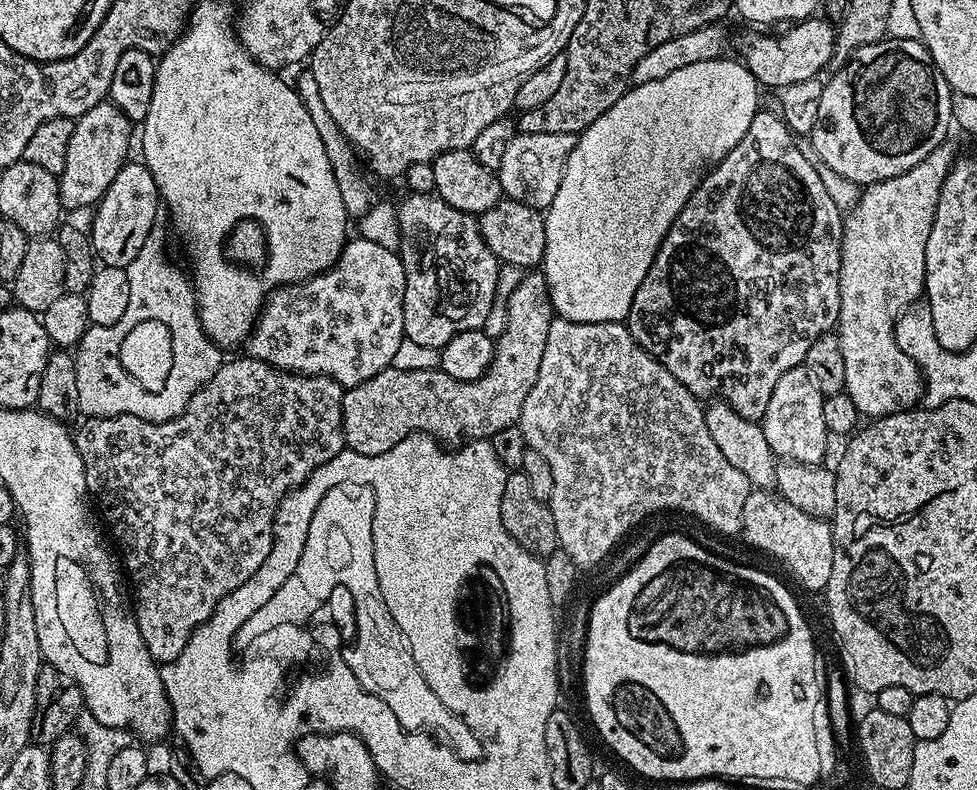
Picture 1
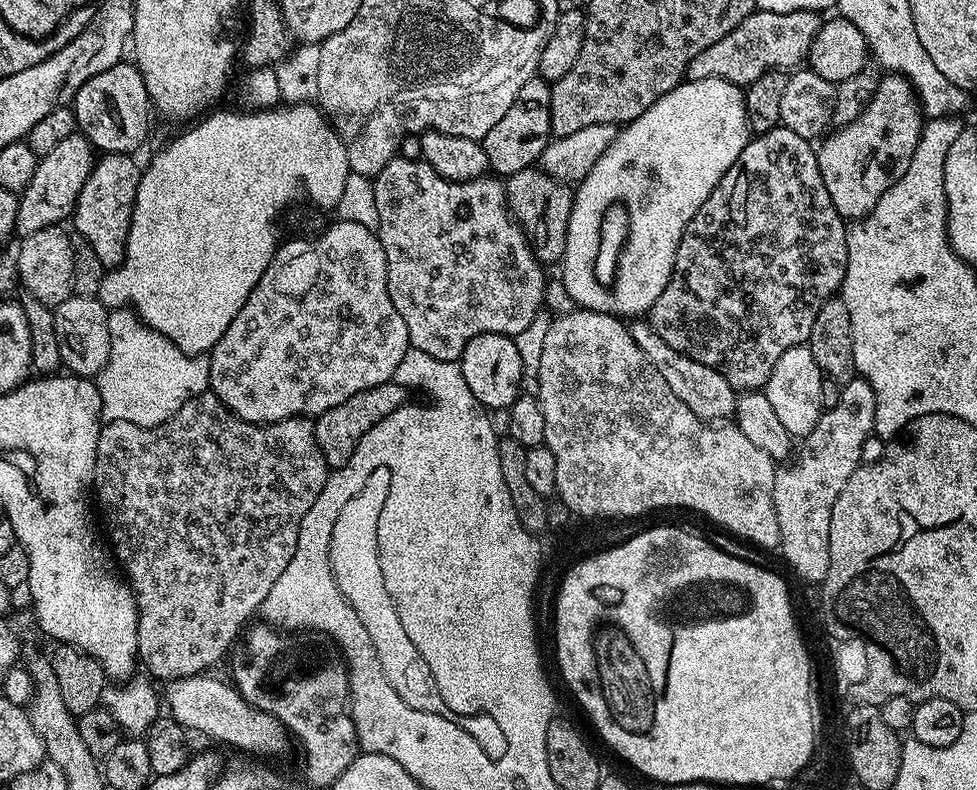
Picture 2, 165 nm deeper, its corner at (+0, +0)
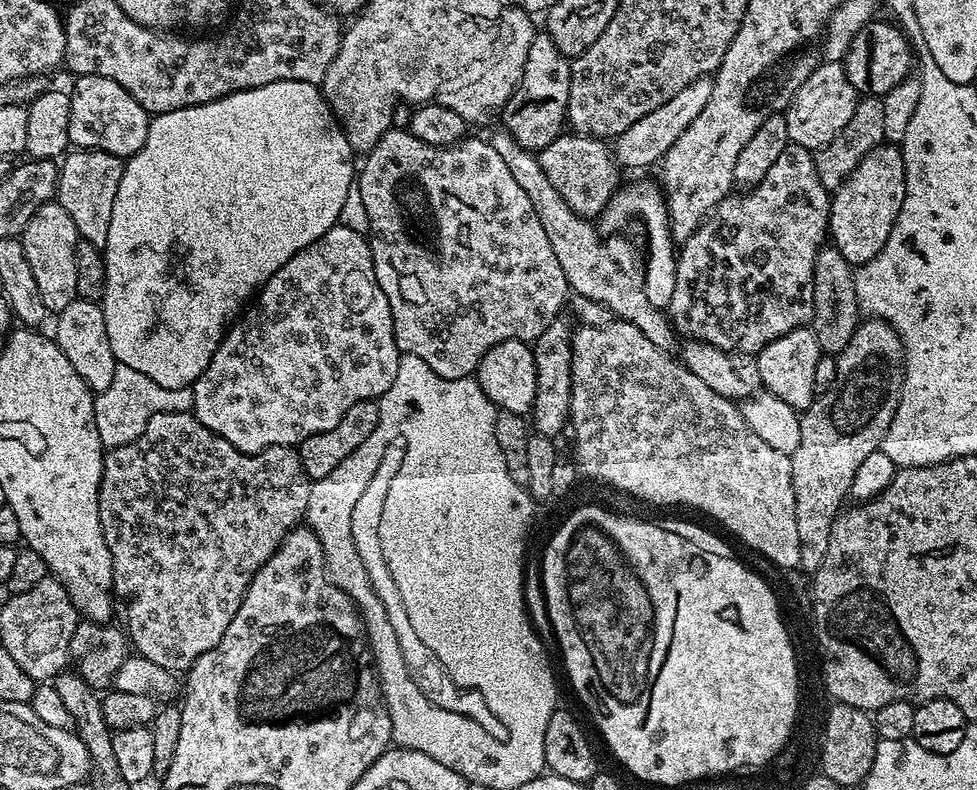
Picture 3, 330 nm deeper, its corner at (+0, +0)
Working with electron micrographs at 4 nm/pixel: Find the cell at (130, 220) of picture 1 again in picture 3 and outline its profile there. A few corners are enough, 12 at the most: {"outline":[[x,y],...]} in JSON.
{"outline":[[69,151],[55,199],[77,237],[103,250],[125,161]]}

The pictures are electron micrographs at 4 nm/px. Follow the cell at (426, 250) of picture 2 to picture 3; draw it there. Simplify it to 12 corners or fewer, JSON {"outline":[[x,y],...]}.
{"outline":[[487,140],[363,157],[394,338],[447,380],[565,311]]}

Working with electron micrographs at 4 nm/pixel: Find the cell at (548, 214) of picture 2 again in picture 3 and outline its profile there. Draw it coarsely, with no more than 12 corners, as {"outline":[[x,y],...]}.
{"outline":[[561,134],[540,149],[574,214],[599,217],[621,187],[609,145]]}

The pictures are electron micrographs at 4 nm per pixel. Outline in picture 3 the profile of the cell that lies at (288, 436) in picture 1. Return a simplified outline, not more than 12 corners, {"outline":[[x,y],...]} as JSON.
{"outline":[[192,412],[107,449],[139,655],[187,673],[307,517],[295,447]]}

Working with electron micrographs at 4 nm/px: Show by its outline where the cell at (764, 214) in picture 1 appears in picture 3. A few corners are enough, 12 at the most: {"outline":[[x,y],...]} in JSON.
{"outline":[[790,142],[679,247],[681,337],[811,325],[830,192]]}

